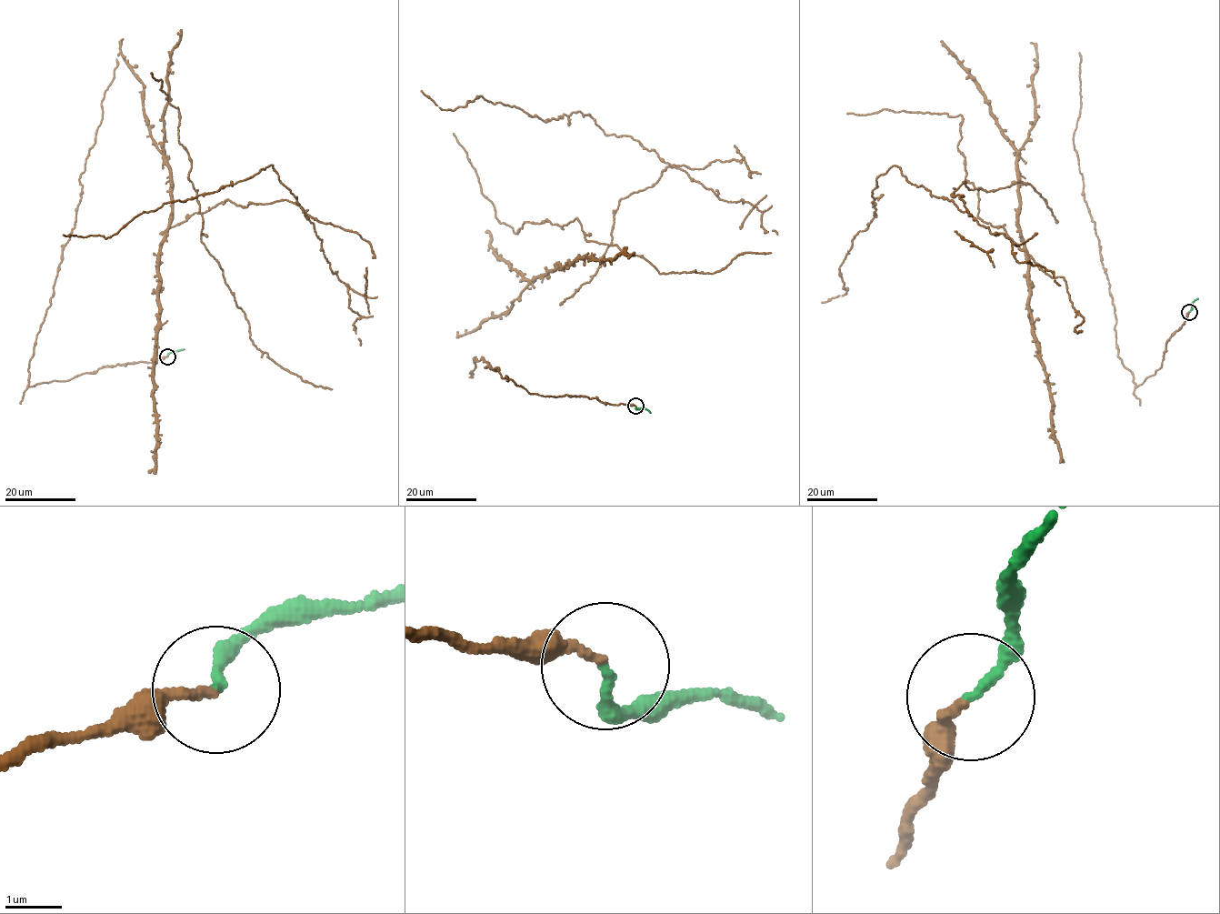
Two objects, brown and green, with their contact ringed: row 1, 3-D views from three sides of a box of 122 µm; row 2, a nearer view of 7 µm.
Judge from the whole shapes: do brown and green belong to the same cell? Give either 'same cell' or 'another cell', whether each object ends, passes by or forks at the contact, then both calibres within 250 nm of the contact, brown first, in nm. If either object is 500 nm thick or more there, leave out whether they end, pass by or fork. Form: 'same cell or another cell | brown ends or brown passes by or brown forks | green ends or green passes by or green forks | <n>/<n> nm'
same cell | brown ends | green ends | 140/160 nm

